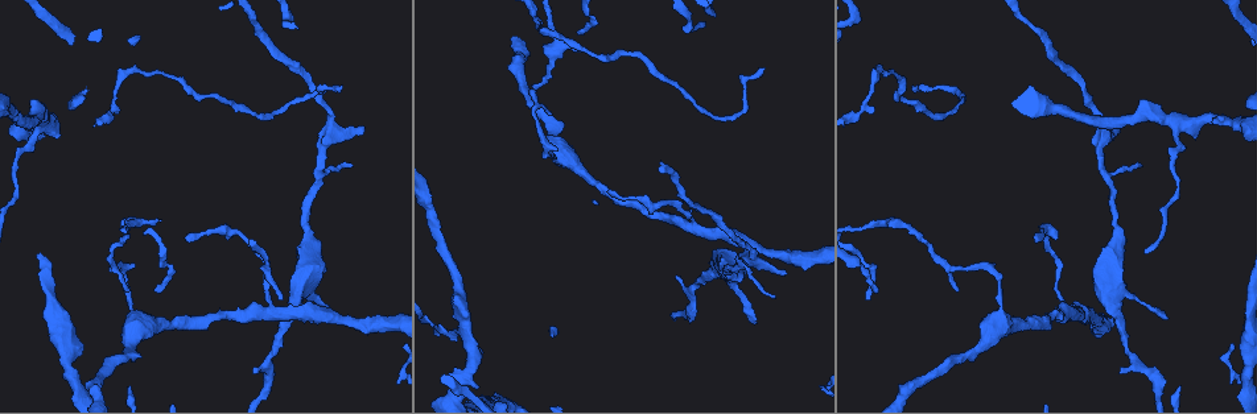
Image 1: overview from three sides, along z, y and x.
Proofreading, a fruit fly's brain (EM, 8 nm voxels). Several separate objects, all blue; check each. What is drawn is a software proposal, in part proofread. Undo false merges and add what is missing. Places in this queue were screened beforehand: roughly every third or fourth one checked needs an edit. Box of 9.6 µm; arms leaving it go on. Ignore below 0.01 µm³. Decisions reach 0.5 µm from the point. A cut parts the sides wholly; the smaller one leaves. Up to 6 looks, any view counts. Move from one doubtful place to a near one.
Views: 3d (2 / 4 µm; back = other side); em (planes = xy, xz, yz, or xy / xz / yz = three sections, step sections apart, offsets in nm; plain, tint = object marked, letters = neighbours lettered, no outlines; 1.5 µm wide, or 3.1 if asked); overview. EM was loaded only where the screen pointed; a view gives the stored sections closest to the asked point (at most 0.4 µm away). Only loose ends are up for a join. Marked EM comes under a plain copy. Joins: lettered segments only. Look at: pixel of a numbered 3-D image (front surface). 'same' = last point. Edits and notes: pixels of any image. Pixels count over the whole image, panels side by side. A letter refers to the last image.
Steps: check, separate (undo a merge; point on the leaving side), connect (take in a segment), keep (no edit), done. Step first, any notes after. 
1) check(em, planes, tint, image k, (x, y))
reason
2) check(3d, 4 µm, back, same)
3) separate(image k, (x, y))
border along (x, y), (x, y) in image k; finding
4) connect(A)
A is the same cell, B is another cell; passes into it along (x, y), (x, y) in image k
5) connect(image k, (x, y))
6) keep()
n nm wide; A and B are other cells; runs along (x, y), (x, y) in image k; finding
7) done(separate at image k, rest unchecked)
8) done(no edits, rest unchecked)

check(3d, 2 µm, image 1, (158, 221))
tapers out

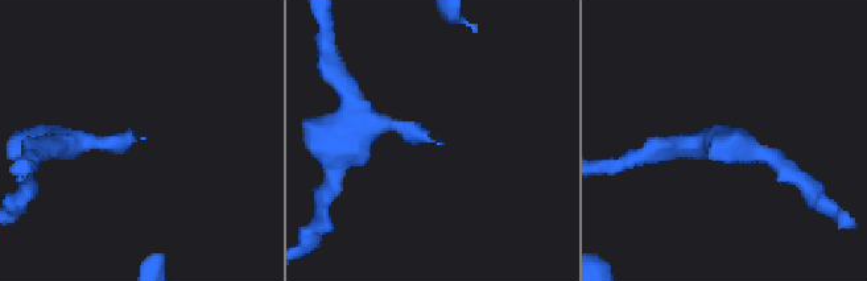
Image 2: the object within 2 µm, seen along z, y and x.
check(em, yz, step 4, letters, image 2, (439, 140))

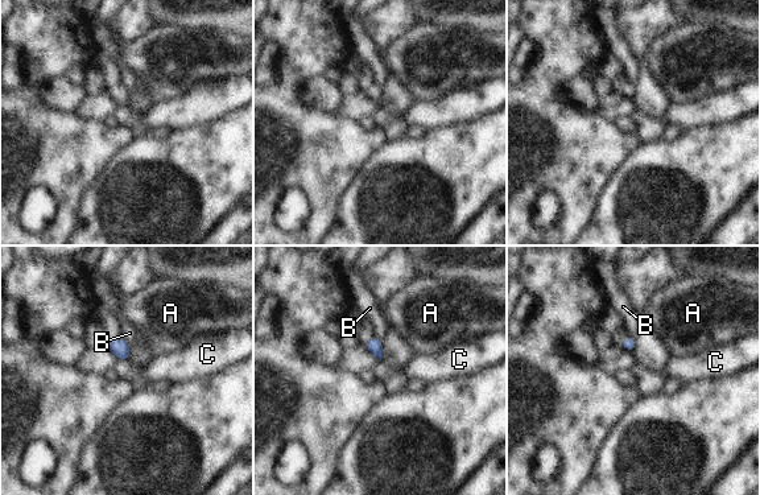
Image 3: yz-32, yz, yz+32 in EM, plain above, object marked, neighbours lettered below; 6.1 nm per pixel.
keep()
A, B and C are other cells; border along (122, 337), (131, 345) in image 3; no lettered segment goes on from it

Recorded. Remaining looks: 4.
check(em, xz, step 8, letters, image 1, (363, 126))
an open end

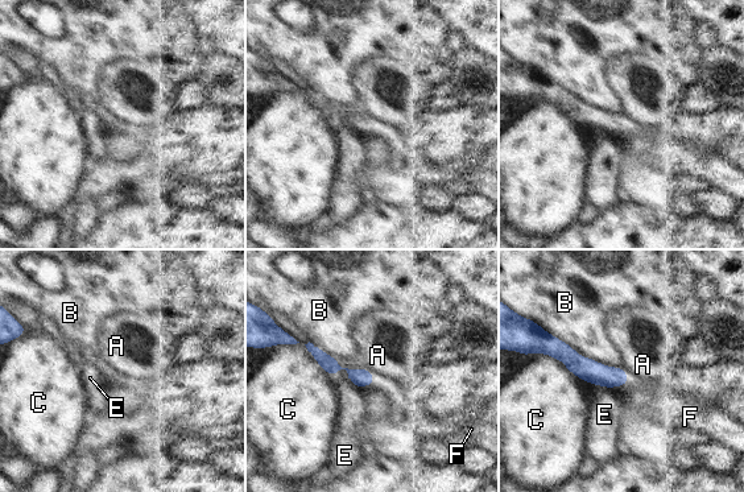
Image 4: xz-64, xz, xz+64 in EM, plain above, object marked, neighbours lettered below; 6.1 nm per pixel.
check(em, planes, letters, same)

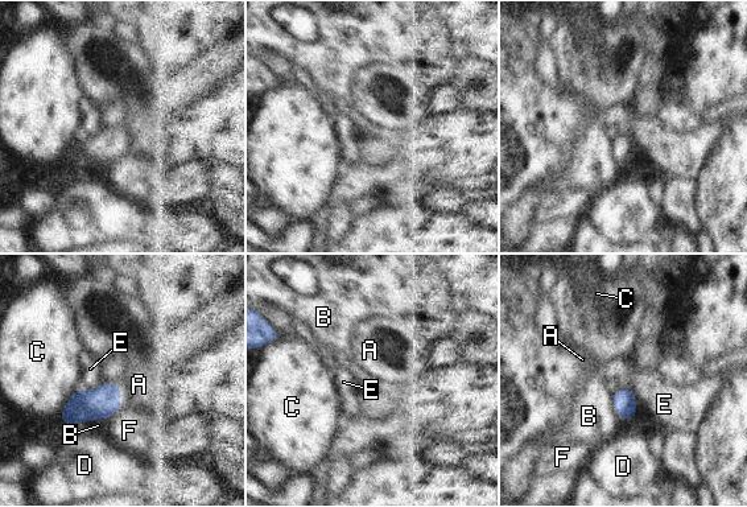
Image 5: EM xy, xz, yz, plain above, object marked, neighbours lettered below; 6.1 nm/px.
keep()
C touches over 240 nm; A, B, C, D, E and F are other cells; border along (115, 382), (120, 390), (122, 404) in image 5; no lettered segment goes on from it

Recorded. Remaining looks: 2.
check(em, planes, letters, image 1, (1132, 354))
a narrow waist

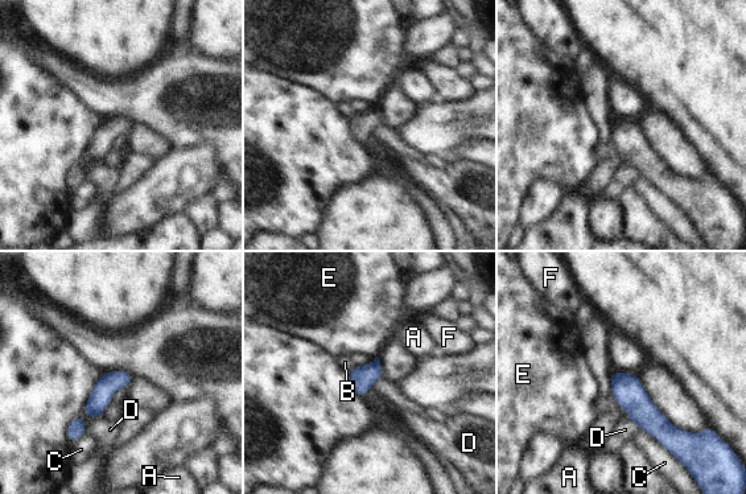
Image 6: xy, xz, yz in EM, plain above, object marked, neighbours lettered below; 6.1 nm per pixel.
keep()
A, B, C, D, E and F are other cells; continuous, no second neuron

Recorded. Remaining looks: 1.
done(no edits, rest unchecked)

